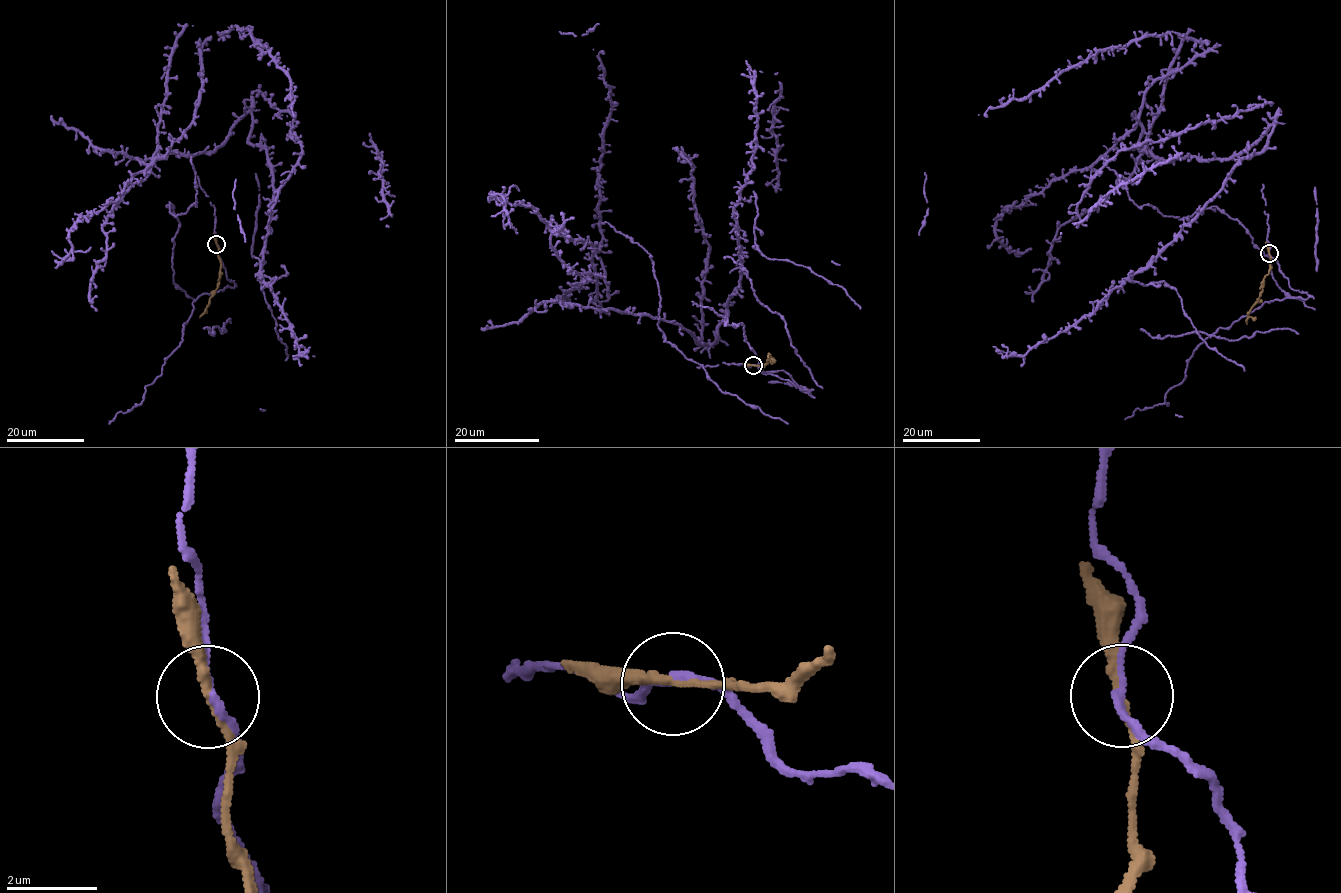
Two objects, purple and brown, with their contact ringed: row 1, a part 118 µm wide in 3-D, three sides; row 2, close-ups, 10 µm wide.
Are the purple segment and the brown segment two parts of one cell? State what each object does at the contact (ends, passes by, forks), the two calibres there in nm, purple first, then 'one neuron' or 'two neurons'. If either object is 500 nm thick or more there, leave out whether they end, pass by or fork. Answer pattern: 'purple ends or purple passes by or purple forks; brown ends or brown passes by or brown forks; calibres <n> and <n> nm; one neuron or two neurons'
purple passes by; brown passes by; calibres 140 and 150 nm; two neurons

